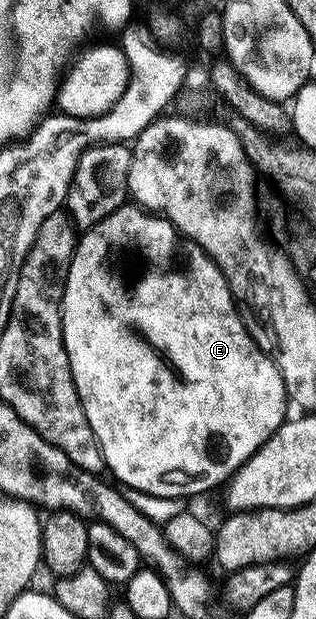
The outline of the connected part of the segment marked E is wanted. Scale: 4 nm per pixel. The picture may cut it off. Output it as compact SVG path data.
M136 205L120 206L111 216L95 224L90 230L80 235L77 250L69 262L69 271L65 281L65 295L61 301L61 331L65 341L65 351L71 364L71 376L75 380L75 388L79 392L79 400L83 404L83 412L87 412L87 424L91 424L91 432L96 436L99 448L105 457L108 473L113 473L122 487L147 492L151 496L167 496L168 498L188 499L188 494L201 494L204 490L213 490L217 485L228 483L238 468L250 458L261 445L281 427L286 421L285 385L276 361L269 358L257 347L255 339L249 335L243 319L237 315L239 309L233 294L229 291L229 282L225 276L219 276L221 271L210 258L203 258L203 274L197 274L199 294L195 298L203 300L203 308L159 308L157 286L169 276L175 278L177 270L185 270L187 258L183 258L183 248L179 244L177 230L167 228L169 221L160 216L154 216L150 211Z

